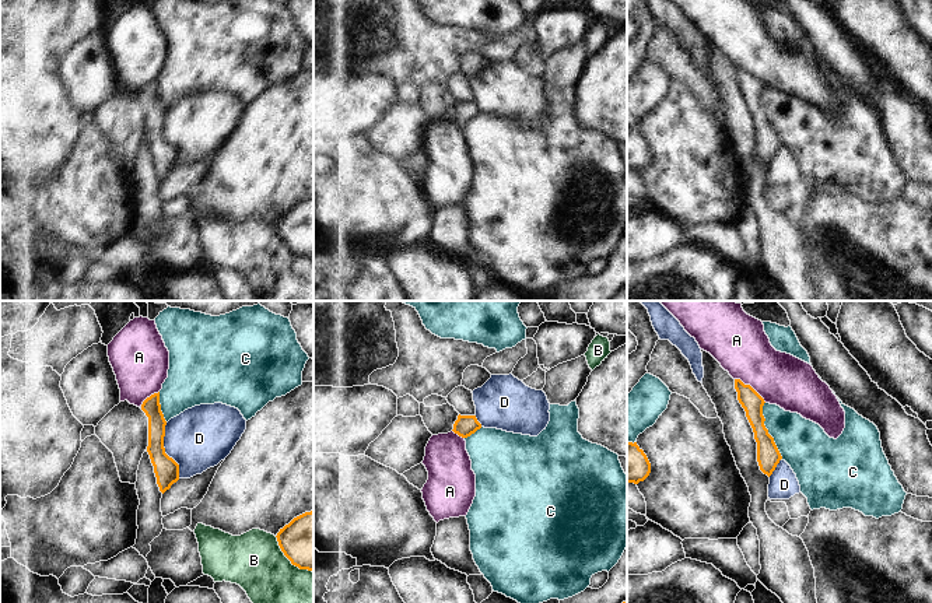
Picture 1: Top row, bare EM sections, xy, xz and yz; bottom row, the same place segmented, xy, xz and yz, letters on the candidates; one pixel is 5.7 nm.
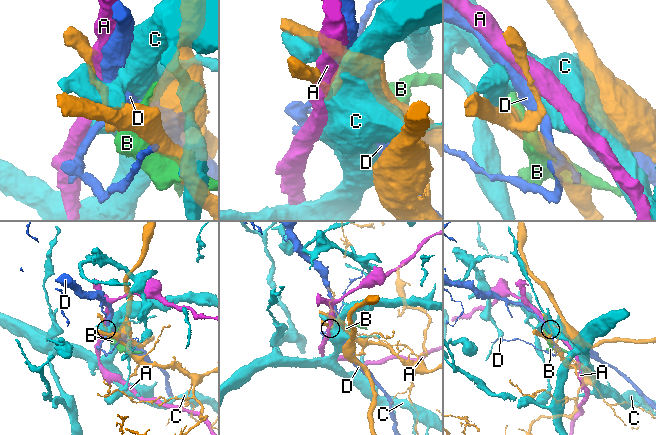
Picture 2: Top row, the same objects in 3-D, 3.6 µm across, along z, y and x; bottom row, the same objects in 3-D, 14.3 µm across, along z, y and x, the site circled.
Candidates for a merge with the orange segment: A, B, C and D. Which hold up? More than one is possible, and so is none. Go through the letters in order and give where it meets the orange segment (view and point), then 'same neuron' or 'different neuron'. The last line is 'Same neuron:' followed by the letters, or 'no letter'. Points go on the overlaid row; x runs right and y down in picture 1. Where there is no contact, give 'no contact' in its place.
A: contact yz (750, 386); different neuron
B: contact xy (288, 558); different neuron
C: contact yz (767, 430); different neuron
D: contact xy (164, 451); different neuron
Same neuron: no letter

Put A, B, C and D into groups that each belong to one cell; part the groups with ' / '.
A / B / C / D

